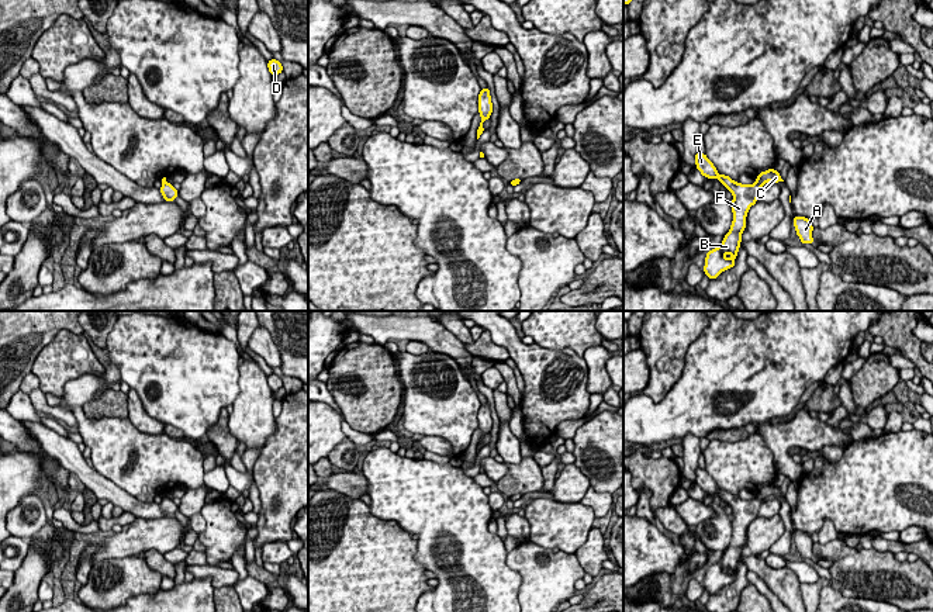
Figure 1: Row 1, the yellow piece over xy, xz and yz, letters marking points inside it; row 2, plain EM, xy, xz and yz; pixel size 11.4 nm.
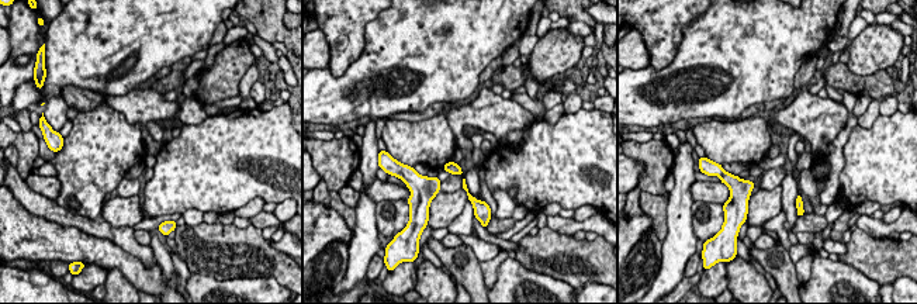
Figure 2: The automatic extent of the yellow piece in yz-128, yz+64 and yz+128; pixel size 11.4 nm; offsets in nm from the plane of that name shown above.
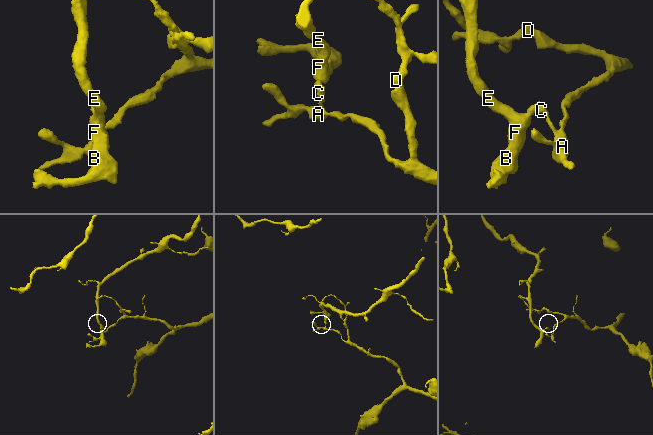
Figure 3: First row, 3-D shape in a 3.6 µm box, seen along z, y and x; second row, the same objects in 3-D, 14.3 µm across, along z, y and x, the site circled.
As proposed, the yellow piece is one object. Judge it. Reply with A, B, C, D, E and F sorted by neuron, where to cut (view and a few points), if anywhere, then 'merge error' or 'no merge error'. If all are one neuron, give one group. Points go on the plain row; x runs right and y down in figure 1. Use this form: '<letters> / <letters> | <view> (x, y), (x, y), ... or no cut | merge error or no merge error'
A C D / B E F | yz (756, 495), (762, 500) | merge error

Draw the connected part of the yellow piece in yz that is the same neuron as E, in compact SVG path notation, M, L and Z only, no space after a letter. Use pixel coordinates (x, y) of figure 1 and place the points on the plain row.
M699 466L695 470L697 484L704 492L718 494L732 509L732 528L733 536L729 547L723 552L723 557L706 567L704 588L709 595L716 594L722 587L735 581L742 547L746 544L746 532L751 521L757 518L761 499L757 497L753 499L736 498L729 491L719 490L713 478Z

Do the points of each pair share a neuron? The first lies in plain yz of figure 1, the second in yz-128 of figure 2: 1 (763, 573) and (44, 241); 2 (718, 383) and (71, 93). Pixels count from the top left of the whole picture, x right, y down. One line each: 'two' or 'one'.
1: two
2: two

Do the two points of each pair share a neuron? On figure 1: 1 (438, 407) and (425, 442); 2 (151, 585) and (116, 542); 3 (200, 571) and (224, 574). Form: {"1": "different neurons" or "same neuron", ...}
{"1": "different neurons", "2": "different neurons", "3": "same neuron"}

